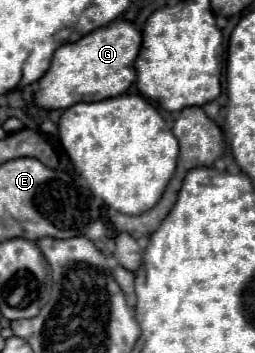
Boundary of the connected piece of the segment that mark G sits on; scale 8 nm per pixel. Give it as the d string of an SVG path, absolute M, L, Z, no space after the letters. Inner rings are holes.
M126 20L110 22L108 26L96 28L76 42L64 44L54 52L52 66L40 78L34 102L44 110L64 110L78 102L98 102L112 96L126 94L136 80L134 60L142 44L142 32L136 24Z

